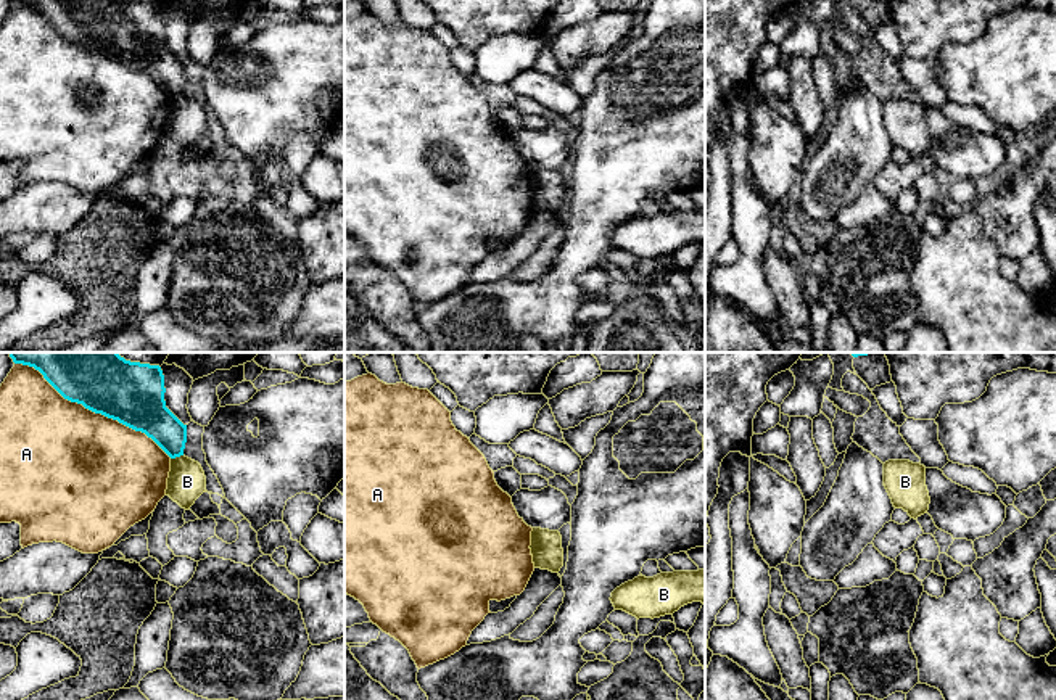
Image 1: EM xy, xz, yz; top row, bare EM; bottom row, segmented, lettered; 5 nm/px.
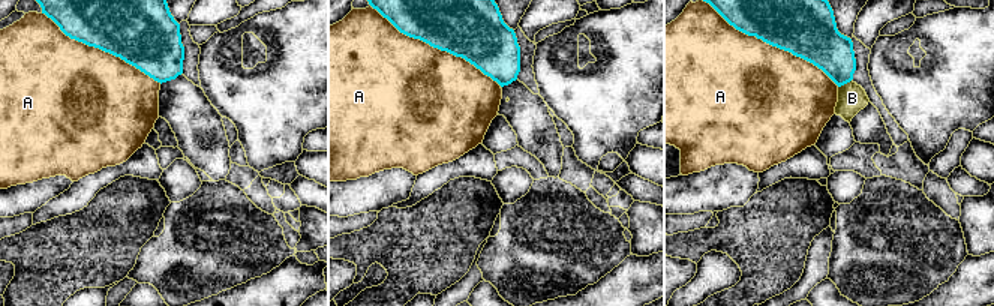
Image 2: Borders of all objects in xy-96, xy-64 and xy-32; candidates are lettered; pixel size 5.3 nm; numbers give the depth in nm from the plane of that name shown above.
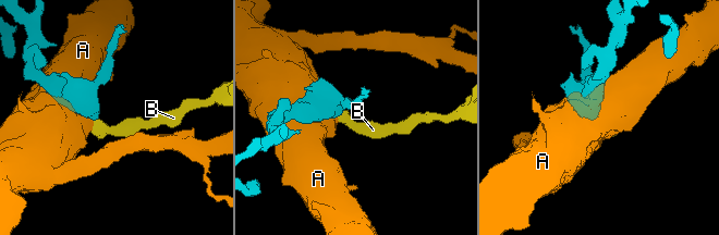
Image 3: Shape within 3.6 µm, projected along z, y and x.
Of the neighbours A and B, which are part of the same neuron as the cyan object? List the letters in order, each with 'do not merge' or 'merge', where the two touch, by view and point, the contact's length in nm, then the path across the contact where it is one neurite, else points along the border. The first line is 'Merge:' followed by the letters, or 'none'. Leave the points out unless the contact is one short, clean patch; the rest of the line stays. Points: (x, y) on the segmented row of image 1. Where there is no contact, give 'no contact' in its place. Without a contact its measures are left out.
Merge: none
A: do not merge; contact xy (94, 411); length 900 nm
B: do not merge; contact xy (176, 456); length 70 nm; border xy (182, 454), (171, 459)

